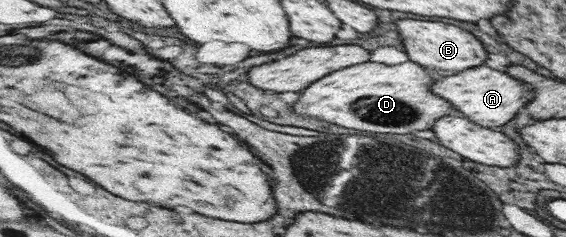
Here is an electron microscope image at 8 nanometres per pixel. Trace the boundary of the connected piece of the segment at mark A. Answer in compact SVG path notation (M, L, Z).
M482 65L452 77L438 79L436 93L440 93L440 97L448 97L448 101L452 101L452 105L456 105L456 109L464 113L464 117L472 117L472 121L480 121L480 125L498 127L508 123L518 113L520 107L524 107L530 99L534 99L532 87L528 82L522 83L518 79L511 74L506 75Z

